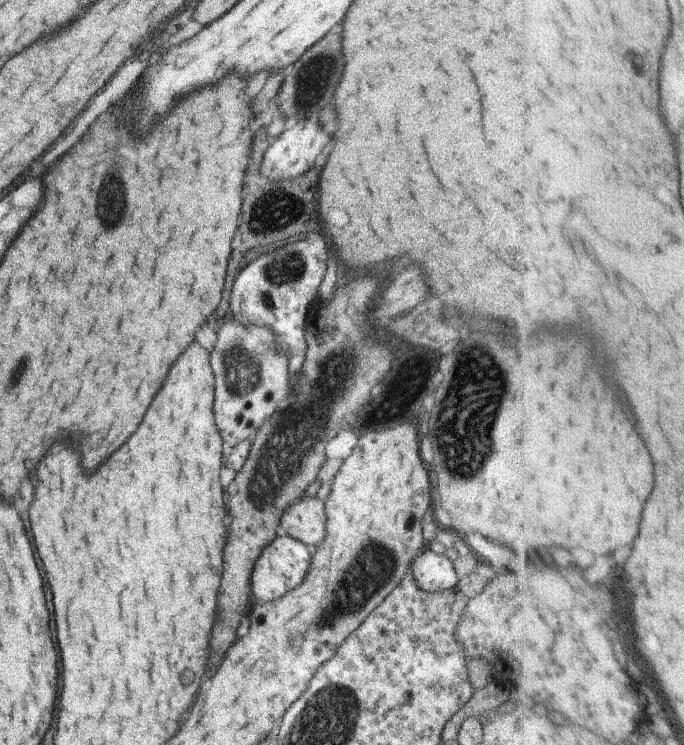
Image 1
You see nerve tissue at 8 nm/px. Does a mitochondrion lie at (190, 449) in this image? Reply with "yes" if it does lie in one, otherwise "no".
no

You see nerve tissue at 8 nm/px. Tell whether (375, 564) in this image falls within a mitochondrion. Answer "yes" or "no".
yes

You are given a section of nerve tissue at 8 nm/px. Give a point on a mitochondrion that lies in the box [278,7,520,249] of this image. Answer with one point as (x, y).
(312, 79)

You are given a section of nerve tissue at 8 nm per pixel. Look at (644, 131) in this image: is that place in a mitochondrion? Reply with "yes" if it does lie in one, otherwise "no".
no

